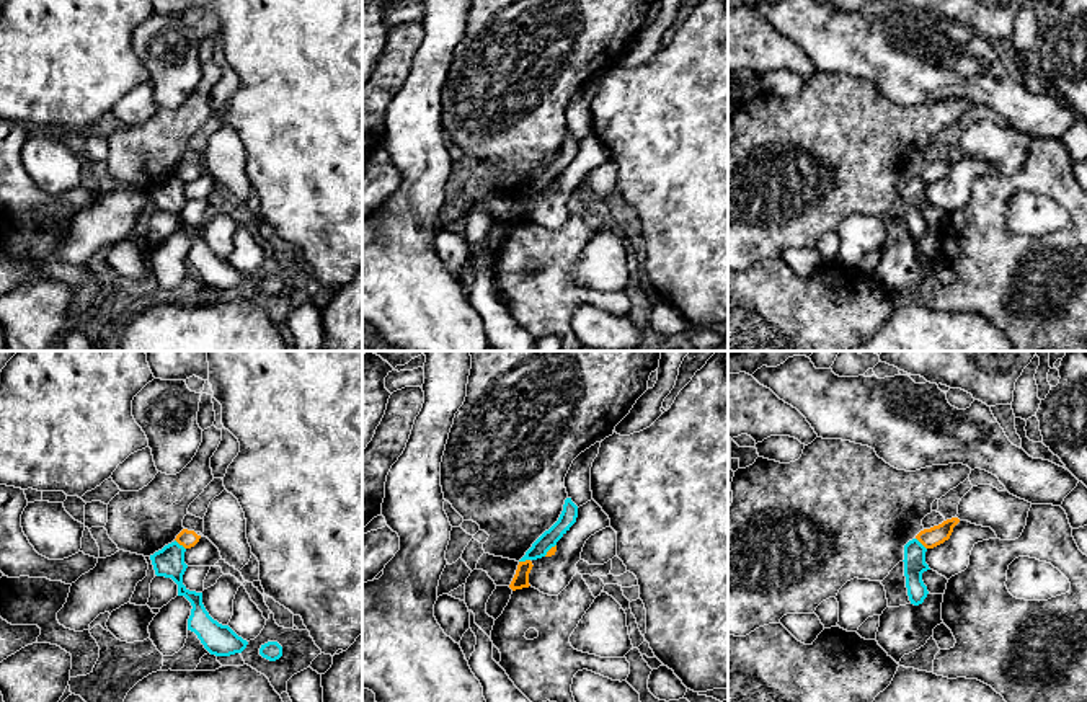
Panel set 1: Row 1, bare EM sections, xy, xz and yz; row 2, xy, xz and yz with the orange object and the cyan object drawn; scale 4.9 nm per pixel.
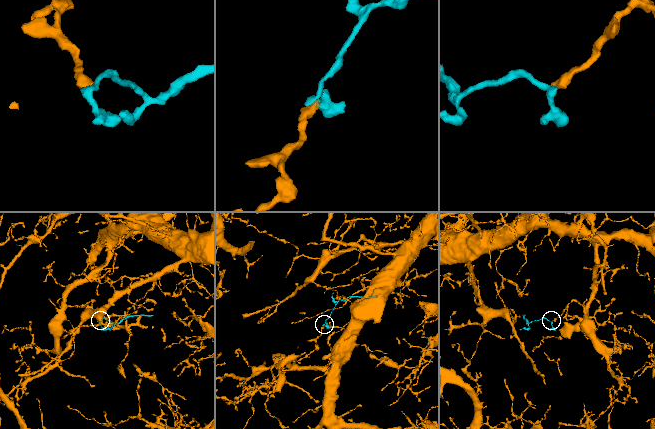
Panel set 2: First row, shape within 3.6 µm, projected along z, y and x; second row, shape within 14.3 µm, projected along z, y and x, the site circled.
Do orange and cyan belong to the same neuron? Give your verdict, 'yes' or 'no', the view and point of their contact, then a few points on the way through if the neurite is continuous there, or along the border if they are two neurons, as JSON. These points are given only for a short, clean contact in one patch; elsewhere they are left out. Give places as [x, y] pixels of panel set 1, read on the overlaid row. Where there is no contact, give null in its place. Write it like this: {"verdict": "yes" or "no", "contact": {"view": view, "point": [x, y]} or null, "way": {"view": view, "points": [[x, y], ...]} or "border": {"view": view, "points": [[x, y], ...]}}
{"verdict": "no", "contact": {"view": "xy", "point": [180, 544]}, "border": {"view": "xy", "points": [[175, 539], [185, 549]]}}

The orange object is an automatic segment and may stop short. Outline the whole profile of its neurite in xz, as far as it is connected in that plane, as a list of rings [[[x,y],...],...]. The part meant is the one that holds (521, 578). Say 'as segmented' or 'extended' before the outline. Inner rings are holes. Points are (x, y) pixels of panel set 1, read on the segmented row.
as segmented | [[[530,560],[519,562],[517,570],[516,570],[516,575],[514,575],[514,578],[512,578],[511,584],[509,584],[509,588],[512,591],[530,586],[529,584],[529,573],[530,573],[532,566],[534,565],[532,565]]]

